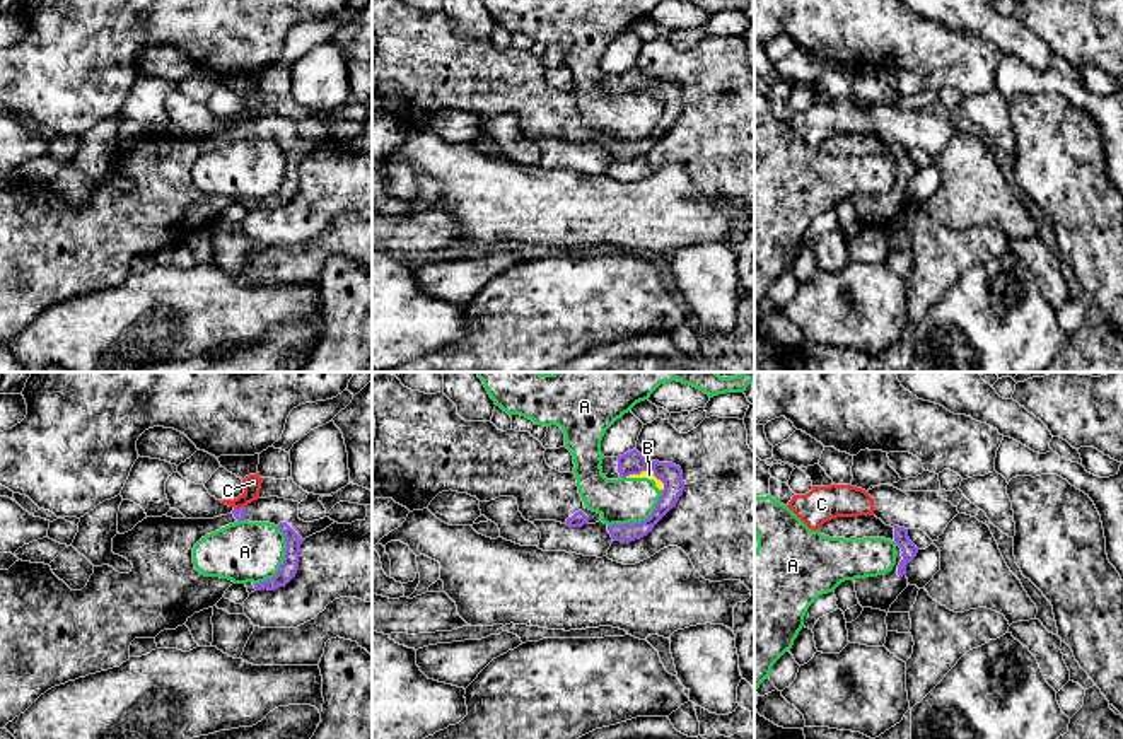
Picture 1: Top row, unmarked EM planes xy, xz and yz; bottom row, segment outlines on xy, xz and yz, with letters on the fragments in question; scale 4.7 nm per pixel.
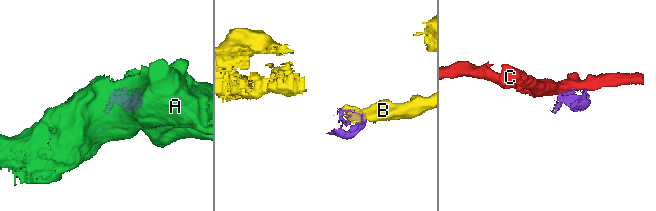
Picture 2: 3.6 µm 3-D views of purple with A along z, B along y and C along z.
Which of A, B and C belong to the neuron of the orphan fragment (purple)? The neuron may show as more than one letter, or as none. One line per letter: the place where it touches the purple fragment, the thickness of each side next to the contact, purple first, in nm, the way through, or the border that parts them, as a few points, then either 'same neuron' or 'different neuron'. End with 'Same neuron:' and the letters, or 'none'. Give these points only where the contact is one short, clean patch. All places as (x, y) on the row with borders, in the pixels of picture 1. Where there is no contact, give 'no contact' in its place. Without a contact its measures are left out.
A: meets purple in xy at (284, 560); 80 nm thick on the purple side, 280 nm on the other; different neuron
B: meets purple in xz at (647, 470); 110 nm thick on the purple side, 40 nm on the other; different neuron
C: meets purple in xy at (241, 507); 50 nm thick on the purple side, 80 nm on the other; border along xy (244, 506), (234, 509); different neuron
Same neuron: none

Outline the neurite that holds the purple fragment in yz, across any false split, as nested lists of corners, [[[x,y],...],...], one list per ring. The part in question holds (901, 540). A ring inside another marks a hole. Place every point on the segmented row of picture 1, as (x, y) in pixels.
[[[876,515],[836,517],[821,526],[821,534],[829,538],[886,538],[896,543],[896,565],[877,577],[855,579],[855,592],[862,608],[889,611],[891,604],[908,587],[906,565],[916,556],[918,548],[910,541],[908,529],[886,526]]]

